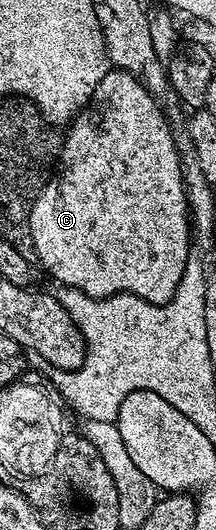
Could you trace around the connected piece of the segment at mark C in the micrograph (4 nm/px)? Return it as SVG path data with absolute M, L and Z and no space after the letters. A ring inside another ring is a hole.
M109 70L105 78L97 86L92 94L93 110L83 115L83 120L75 124L75 132L67 140L70 157L65 158L65 178L59 179L59 184L44 193L43 200L38 202L33 218L33 228L29 231L29 244L35 247L35 256L39 259L38 267L48 272L59 284L64 284L64 289L75 286L97 290L99 296L109 294L118 296L120 292L127 292L130 296L152 296L153 298L166 298L171 296L170 287L179 279L179 272L184 272L189 267L187 259L193 249L193 227L187 210L187 191L183 185L183 167L179 161L179 151L175 145L175 132L167 121L164 109L158 100L151 95L151 91L145 87L143 81L133 72L122 70Z

